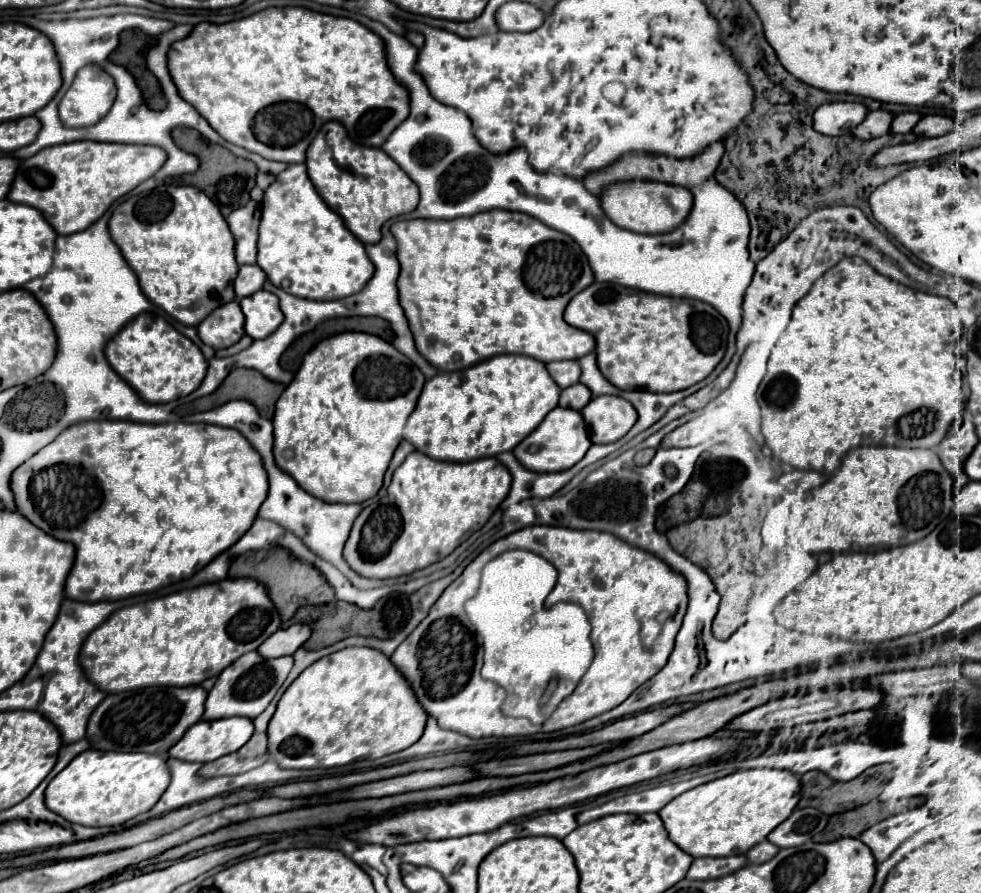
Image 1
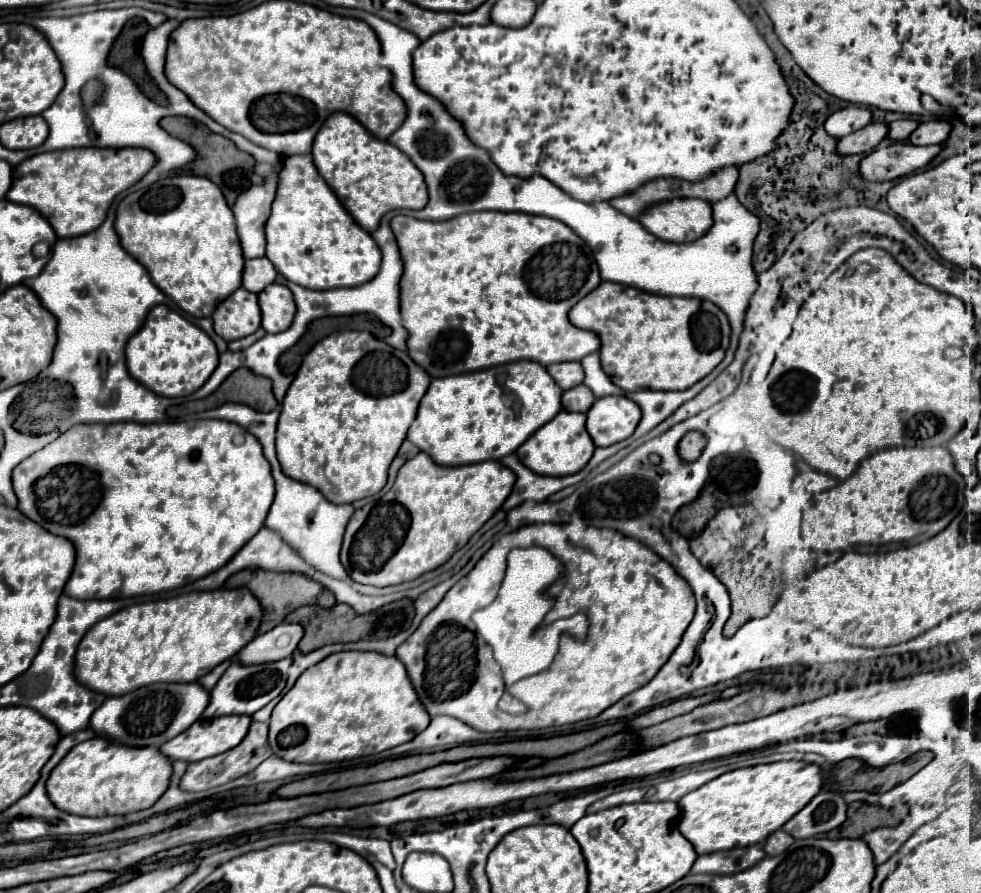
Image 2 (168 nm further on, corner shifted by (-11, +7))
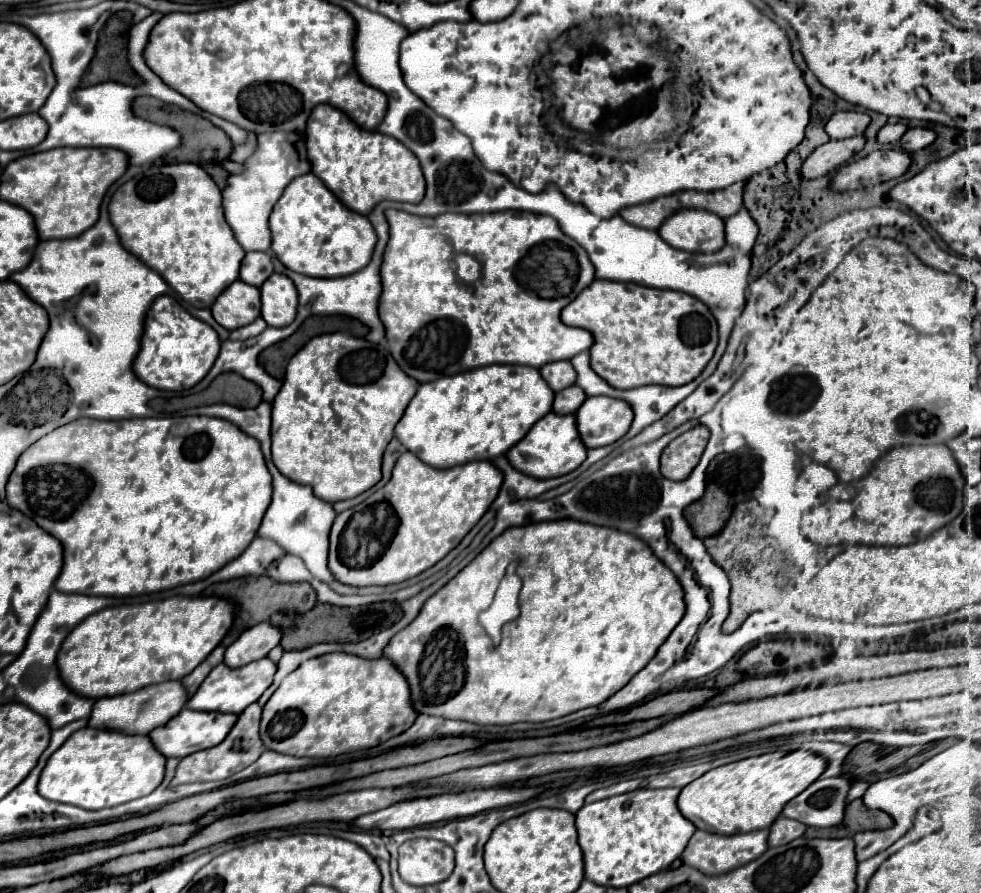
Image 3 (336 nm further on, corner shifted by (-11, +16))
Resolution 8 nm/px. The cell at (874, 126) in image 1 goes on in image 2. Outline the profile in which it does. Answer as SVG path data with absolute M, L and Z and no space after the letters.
M868 123L864 129L854 131L852 135L846 135L838 141L836 151L846 155L846 153L868 153L874 149L884 137L888 135L888 125L886 123Z

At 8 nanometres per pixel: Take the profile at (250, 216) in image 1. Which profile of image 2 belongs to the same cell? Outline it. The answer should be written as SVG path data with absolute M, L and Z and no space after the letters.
M280 163L276 165L276 173L266 179L264 185L254 185L240 193L232 211L236 217L238 237L242 243L244 257L264 257L266 253L266 235L264 225L270 217L270 205L274 201L276 183L278 183Z

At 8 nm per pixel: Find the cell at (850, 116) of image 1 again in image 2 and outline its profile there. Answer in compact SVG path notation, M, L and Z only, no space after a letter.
M850 105L850 107L844 107L844 109L838 109L834 111L828 121L824 123L826 131L832 135L832 137L844 137L844 135L850 135L862 127L866 127L868 123L872 121L872 113L868 107L856 107L856 105Z

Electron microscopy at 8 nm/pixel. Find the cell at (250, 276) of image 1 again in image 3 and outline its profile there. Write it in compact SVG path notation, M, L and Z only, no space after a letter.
M248 252L242 260L242 266L240 266L240 280L260 288L260 284L264 284L264 280L272 272L274 270L272 270L272 262L270 262L268 252Z

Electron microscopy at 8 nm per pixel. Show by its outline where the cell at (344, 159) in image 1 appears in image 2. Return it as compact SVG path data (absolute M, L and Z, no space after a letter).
M332 113L328 117L314 139L312 159L340 203L368 233L378 229L382 215L388 211L422 209L428 203L428 189L416 165L398 147L372 137L348 113Z

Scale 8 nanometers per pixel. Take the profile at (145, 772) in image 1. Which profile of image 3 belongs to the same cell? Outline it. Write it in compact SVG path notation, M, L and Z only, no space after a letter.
M82 728L74 732L46 762L38 792L46 800L72 804L85 810L118 806L148 796L164 778L166 758L154 748L147 735L128 735L108 730Z

